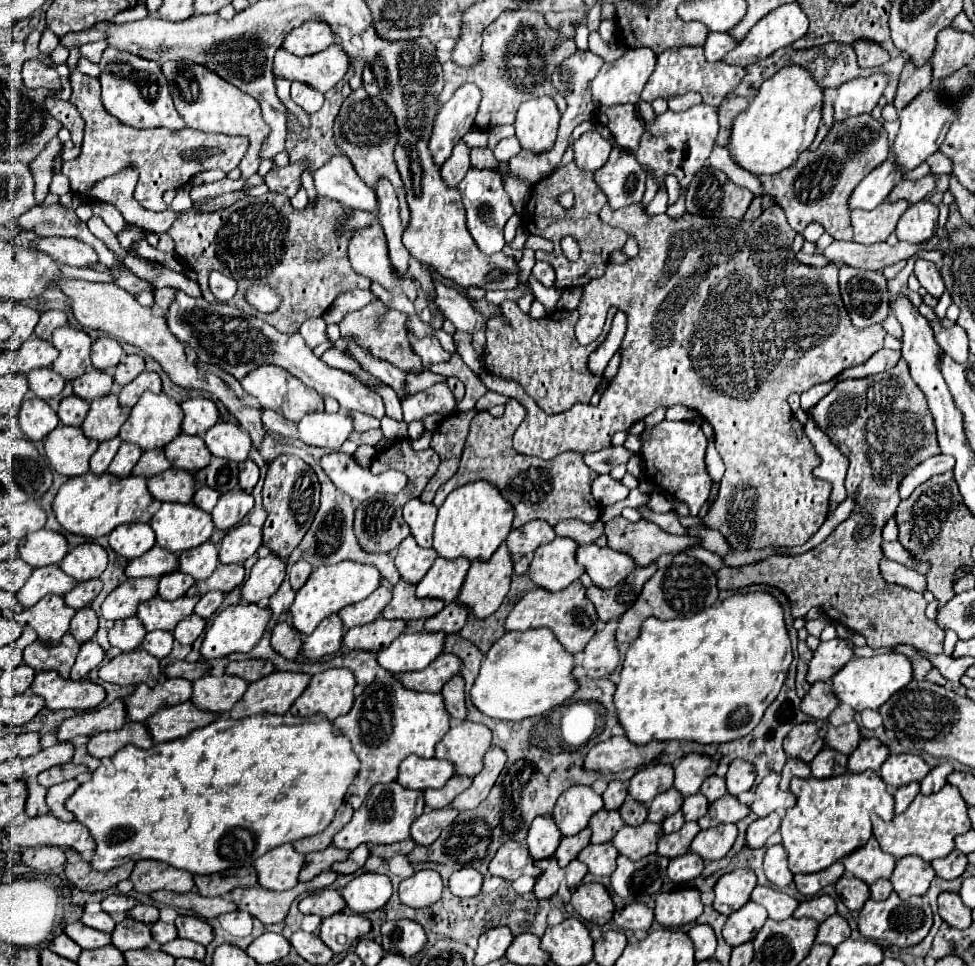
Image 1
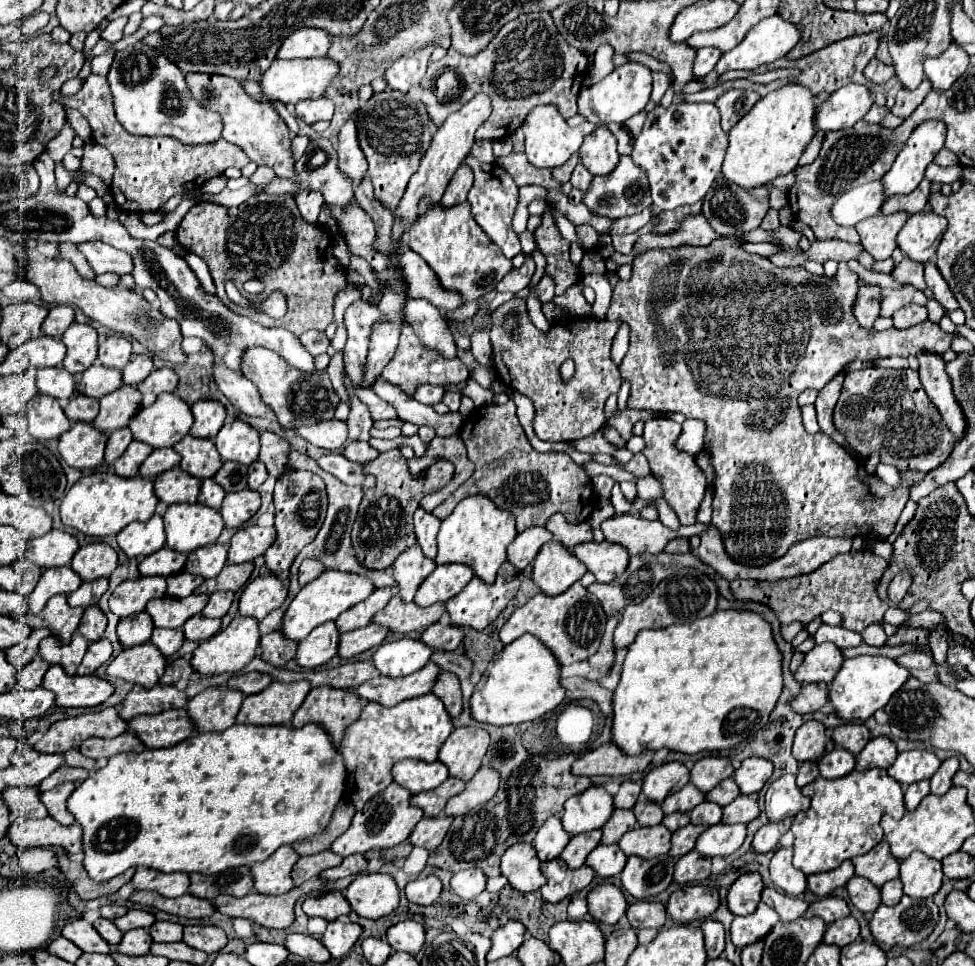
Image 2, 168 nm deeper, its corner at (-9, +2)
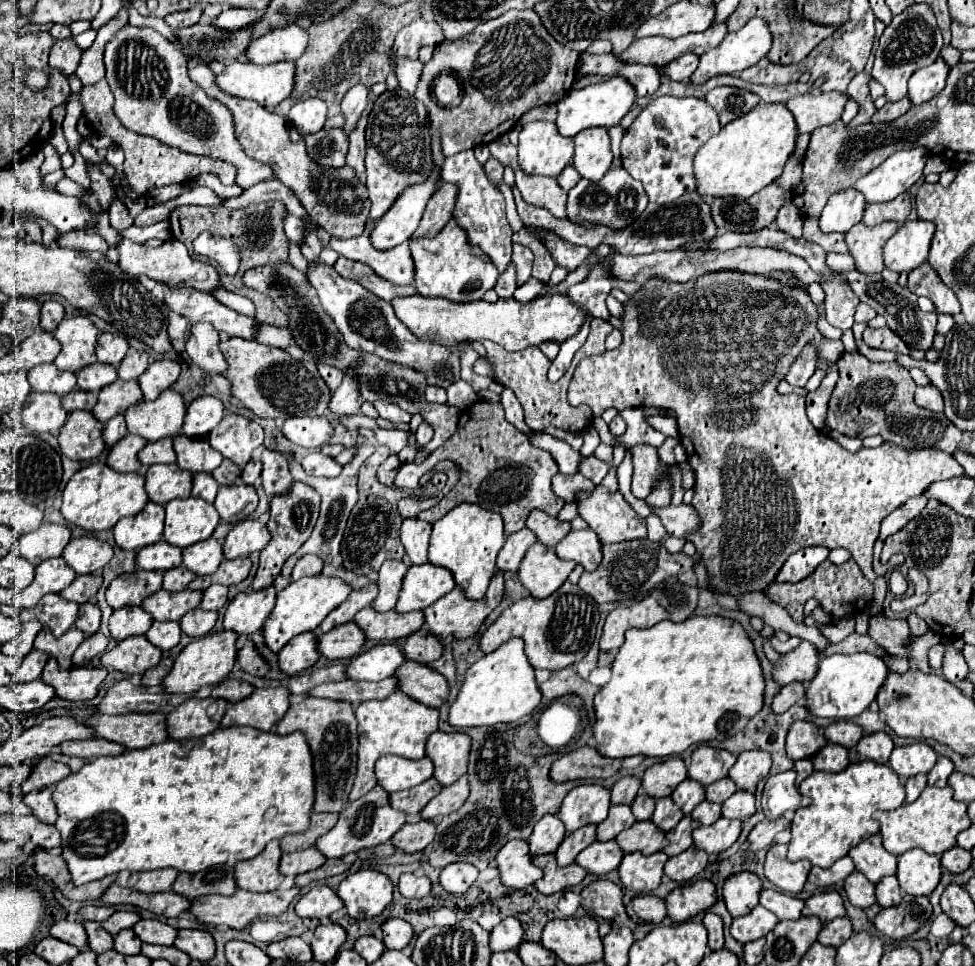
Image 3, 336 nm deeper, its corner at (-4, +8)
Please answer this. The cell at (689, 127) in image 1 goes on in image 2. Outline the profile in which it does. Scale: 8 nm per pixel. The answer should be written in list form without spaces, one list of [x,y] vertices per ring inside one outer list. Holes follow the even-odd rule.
[[[672,103],[670,107],[658,105],[656,109],[652,109],[642,127],[642,133],[634,139],[632,159],[646,171],[650,179],[652,201],[656,205],[654,209],[666,211],[700,201],[710,189],[712,181],[720,175],[722,159],[726,155],[726,143],[728,133],[724,133],[720,127],[720,111],[714,103]]]

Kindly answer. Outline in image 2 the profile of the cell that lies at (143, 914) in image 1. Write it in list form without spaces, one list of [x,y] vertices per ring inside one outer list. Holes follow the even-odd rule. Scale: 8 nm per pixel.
[[[130,909],[124,917],[114,919],[116,927],[118,927],[122,933],[126,933],[126,931],[130,931],[130,929],[136,929],[136,927],[148,929],[148,927],[152,927],[154,921],[156,921],[154,915],[152,915],[150,911],[142,911],[142,909]]]

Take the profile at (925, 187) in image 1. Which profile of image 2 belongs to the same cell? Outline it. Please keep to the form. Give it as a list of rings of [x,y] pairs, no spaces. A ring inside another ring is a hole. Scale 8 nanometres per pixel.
[[[924,179],[910,195],[892,195],[884,201],[880,213],[890,215],[896,211],[906,211],[910,215],[922,211],[928,205],[928,197],[930,197],[930,181]]]

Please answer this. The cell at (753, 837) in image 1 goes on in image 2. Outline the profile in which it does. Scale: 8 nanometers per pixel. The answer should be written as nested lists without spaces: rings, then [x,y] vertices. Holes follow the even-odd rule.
[[[784,819],[784,821],[778,821],[778,823],[766,823],[764,827],[760,827],[754,835],[754,841],[752,841],[752,849],[756,853],[768,853],[772,849],[776,849],[780,837],[788,831],[790,827],[790,819]]]

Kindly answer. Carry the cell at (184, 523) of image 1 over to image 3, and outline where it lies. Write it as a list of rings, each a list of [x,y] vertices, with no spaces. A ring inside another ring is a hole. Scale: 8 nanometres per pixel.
[[[173,499],[165,505],[163,537],[175,547],[187,547],[209,539],[219,523],[219,513],[203,499]]]

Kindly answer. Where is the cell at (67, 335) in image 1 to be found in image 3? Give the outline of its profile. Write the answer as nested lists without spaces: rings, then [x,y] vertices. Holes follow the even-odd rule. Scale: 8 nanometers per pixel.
[[[71,317],[63,319],[55,329],[55,339],[61,343],[61,353],[55,359],[55,365],[63,371],[77,373],[79,369],[97,363],[95,345],[97,345],[97,327],[89,317]]]

